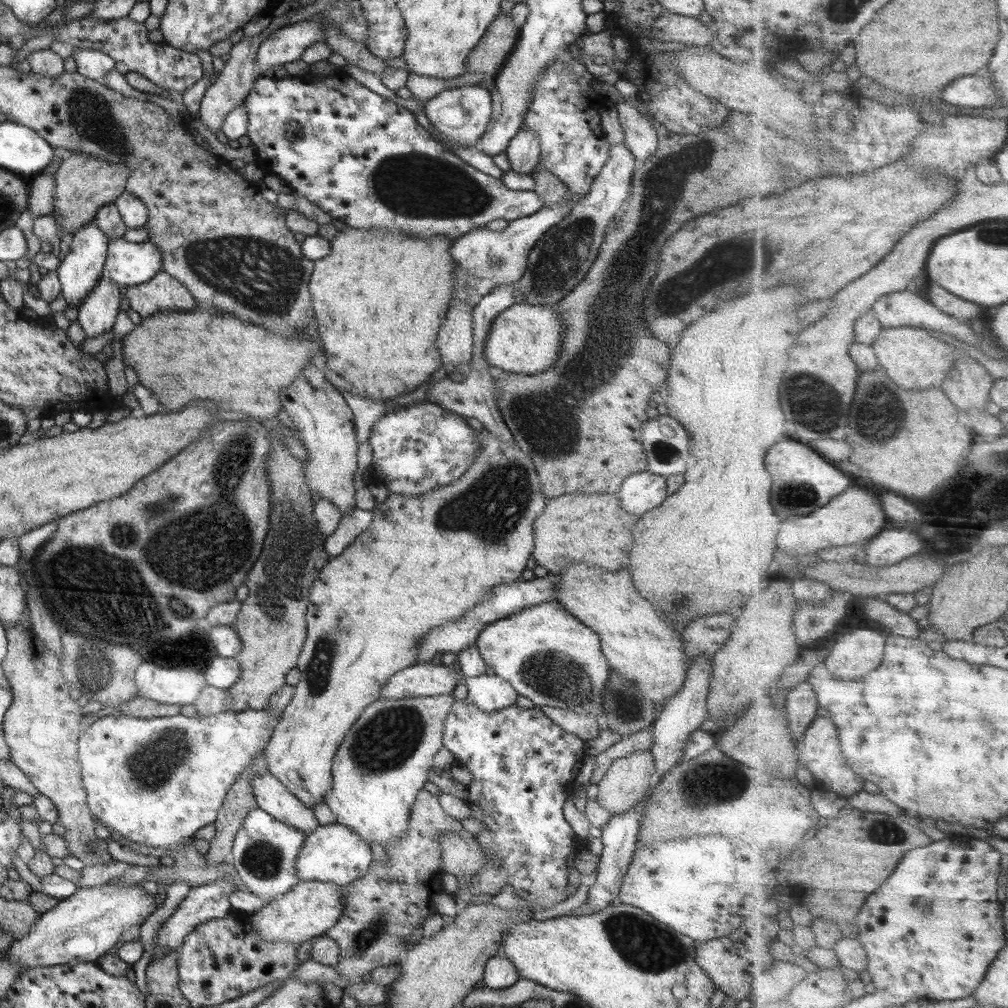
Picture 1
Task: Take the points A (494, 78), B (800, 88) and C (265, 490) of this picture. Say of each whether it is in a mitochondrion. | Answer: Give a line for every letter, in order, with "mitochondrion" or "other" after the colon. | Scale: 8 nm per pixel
A: other
B: other
C: mitochondrion

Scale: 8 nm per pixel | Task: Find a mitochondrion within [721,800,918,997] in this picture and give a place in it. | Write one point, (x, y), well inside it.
(884, 830)

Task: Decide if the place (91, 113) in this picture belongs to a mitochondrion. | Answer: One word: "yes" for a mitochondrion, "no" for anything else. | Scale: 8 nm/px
yes

